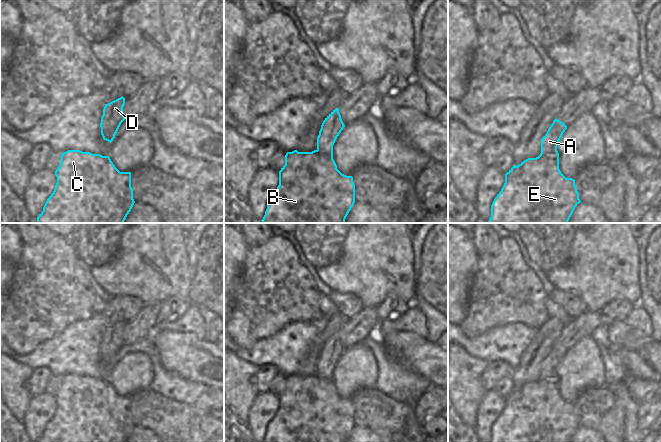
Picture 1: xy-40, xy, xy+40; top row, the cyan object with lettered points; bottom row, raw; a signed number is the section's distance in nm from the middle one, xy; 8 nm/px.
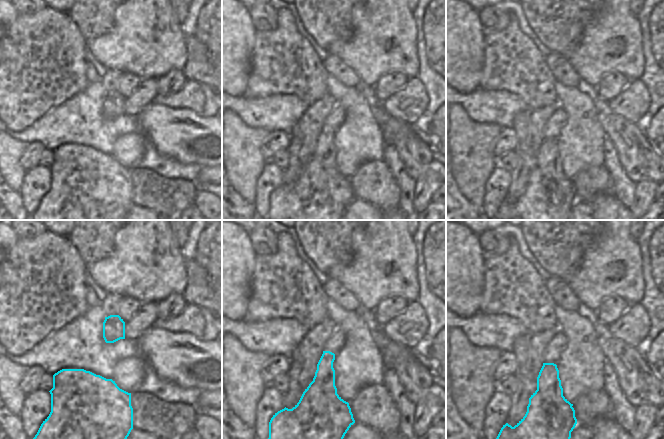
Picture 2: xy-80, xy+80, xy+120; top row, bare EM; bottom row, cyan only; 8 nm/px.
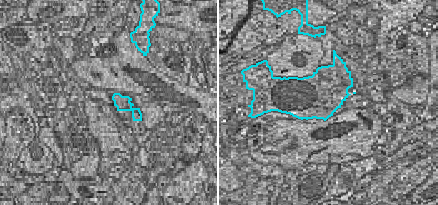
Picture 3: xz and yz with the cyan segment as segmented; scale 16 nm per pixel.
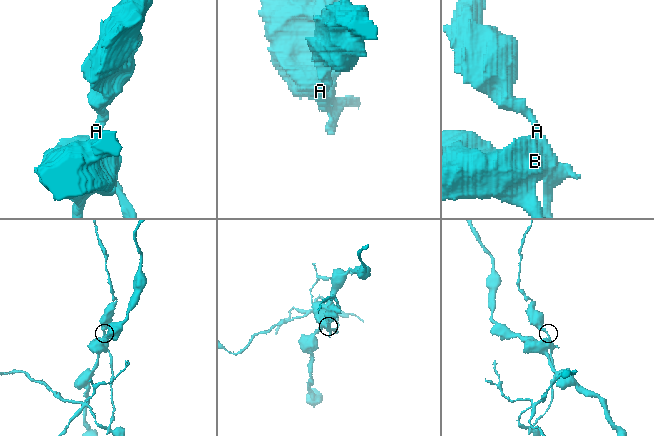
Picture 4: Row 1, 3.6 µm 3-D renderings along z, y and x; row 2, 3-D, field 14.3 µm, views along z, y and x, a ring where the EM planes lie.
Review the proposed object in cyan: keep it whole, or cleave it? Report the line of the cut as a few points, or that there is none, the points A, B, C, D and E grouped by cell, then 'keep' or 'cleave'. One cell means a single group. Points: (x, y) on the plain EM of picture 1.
cut in xy+40 along (539, 379), (558, 386); A D / B C E; cleave

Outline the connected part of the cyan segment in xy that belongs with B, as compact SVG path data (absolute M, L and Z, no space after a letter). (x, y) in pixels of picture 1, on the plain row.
M294 374L287 376L285 379L285 389L279 395L279 409L267 427L267 433L263 442L346 442L354 427L355 409L353 407L353 401L346 400L337 393L333 380L326 380L317 374L312 376L298 376Z

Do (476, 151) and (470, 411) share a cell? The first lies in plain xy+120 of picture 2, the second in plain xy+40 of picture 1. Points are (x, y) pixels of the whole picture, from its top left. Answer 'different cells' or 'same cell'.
same cell

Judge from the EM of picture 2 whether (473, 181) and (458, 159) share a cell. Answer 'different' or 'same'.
same

